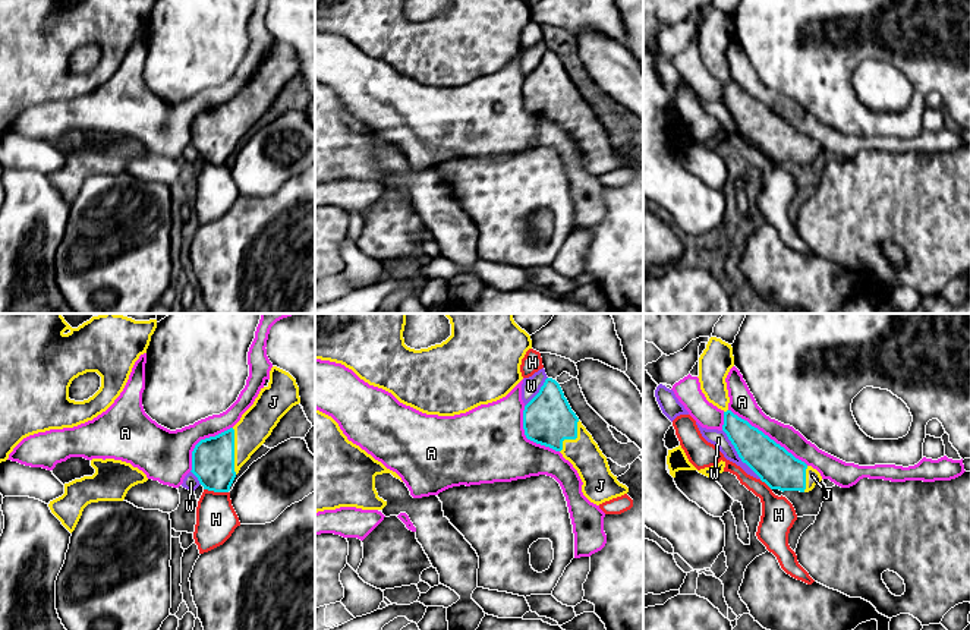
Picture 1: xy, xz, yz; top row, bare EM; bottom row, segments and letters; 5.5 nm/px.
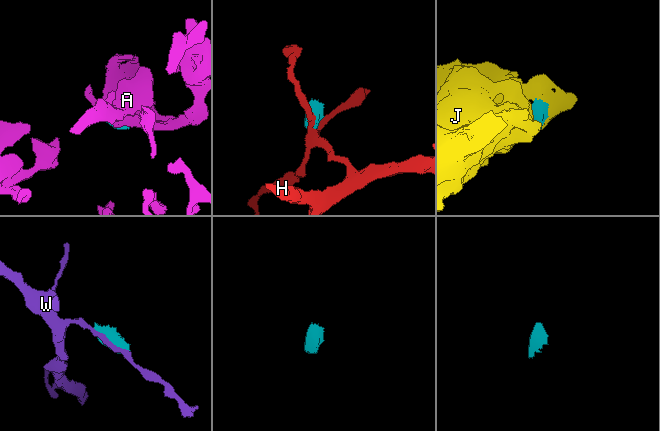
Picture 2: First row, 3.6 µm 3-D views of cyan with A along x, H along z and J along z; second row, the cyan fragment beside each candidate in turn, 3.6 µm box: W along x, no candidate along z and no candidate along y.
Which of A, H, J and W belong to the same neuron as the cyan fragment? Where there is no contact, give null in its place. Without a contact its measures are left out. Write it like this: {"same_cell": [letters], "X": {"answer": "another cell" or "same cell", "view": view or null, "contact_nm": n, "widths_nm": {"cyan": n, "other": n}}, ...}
{"same_cell": ["J"], "A": {"answer": "another cell", "view": "yz", "contact_nm": 550, "widths_nm": {"cyan": 220, "other": 140}}, "H": {"answer": "another cell", "view": "xy", "contact_nm": 140, "widths_nm": {"cyan": 240, "other": 220}}, "J": {"answer": "same cell", "view": "xy", "contact_nm": 260, "widths_nm": {"cyan": 240, "other": 190}}, "W": {"answer": "another cell", "view": "yz", "contact_nm": 340, "widths_nm": {"cyan": 220, "other": 90}}}

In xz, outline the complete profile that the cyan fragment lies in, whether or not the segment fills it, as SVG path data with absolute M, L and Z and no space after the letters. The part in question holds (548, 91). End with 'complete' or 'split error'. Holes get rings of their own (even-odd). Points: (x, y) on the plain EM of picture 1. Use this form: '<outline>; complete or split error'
M547 50L539 64L525 78L523 101L527 111L560 123L577 142L583 167L599 177L629 164L610 142L607 129L571 82L560 56Z; split error

